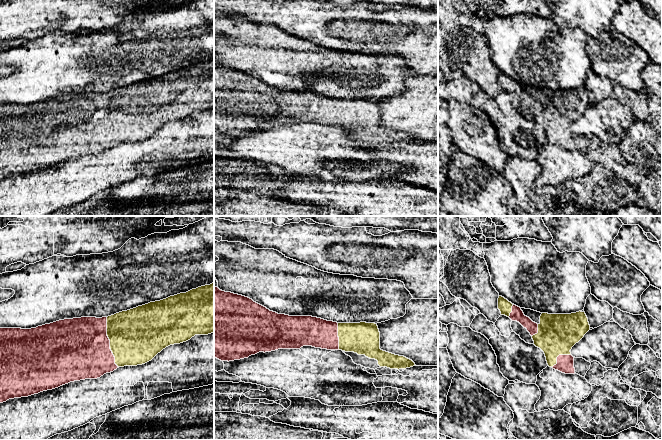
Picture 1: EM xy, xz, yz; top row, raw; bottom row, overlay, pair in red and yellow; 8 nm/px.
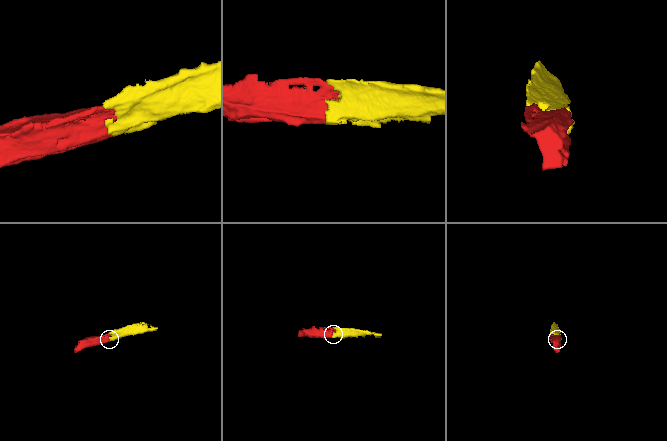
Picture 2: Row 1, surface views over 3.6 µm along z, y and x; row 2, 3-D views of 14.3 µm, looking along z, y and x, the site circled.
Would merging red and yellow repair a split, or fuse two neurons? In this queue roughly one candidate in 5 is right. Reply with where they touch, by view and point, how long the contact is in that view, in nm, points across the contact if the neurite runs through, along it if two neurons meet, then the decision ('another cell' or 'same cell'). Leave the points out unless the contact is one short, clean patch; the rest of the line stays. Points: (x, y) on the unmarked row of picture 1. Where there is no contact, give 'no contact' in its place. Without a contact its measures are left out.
meets red in xy at (109, 118); contact 420 nm long; same cell

